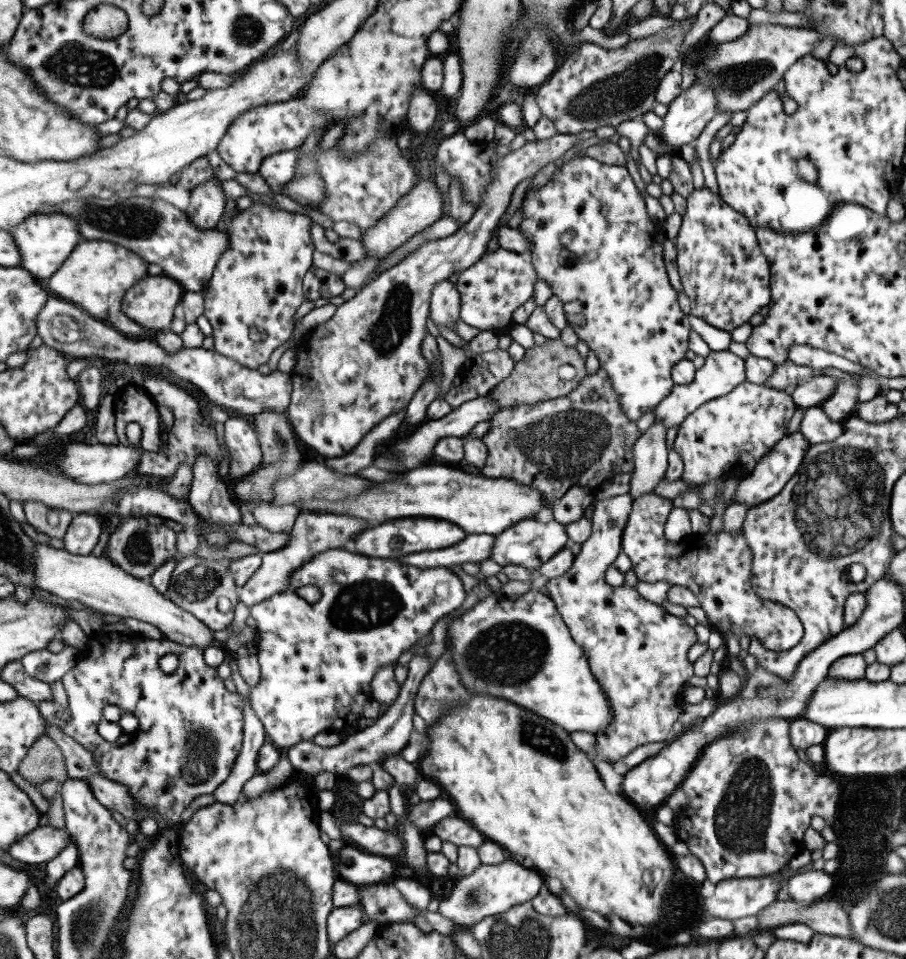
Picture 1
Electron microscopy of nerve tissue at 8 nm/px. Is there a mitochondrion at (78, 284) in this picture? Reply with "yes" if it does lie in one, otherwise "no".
no

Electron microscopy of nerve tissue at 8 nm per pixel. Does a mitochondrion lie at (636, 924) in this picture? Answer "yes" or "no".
no

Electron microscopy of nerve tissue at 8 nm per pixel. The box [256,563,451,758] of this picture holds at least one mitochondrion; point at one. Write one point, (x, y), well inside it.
(369, 604)

